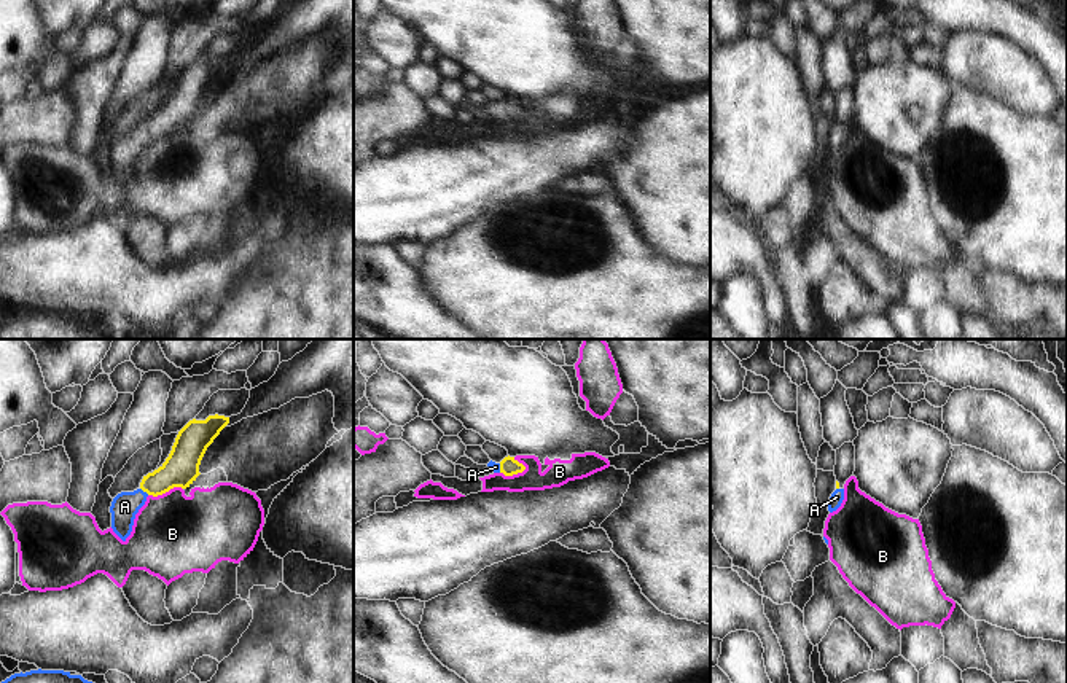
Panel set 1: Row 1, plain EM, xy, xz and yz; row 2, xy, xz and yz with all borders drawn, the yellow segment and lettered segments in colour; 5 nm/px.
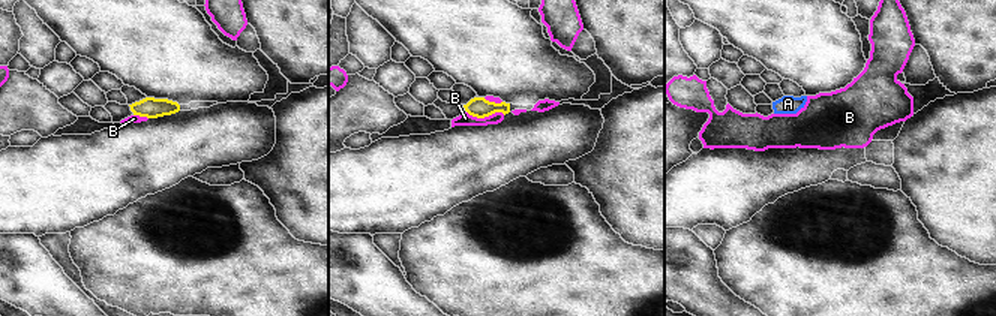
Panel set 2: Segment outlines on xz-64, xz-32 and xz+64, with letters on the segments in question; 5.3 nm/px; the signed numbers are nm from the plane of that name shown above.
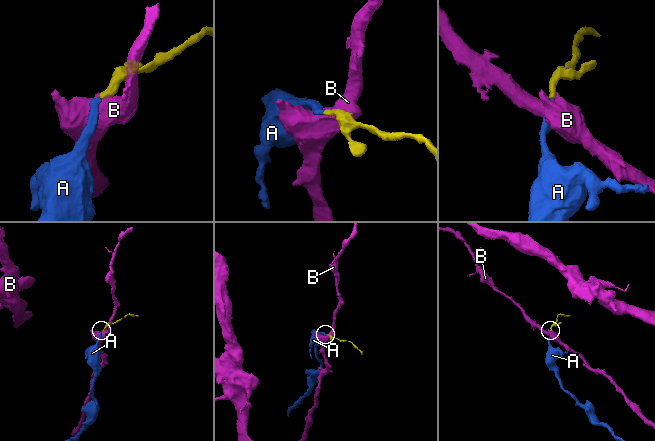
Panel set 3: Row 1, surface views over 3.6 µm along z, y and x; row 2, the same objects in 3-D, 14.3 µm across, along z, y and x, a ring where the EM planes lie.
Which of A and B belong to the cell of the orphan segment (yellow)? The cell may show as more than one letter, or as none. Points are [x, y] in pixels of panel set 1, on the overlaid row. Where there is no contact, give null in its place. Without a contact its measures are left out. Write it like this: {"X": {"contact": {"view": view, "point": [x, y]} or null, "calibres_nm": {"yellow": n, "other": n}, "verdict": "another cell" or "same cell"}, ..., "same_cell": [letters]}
{"A": {"contact": {"view": "xy", "point": [145, 491]}, "calibres_nm": {"yellow": 180, "other": 140}, "verdict": "same cell"}, "B": {"contact": {"view": "xz", "point": [513, 473]}, "calibres_nm": {"yellow": 90, "other": 130}, "verdict": "another cell"}, "same_cell": ["A"]}

